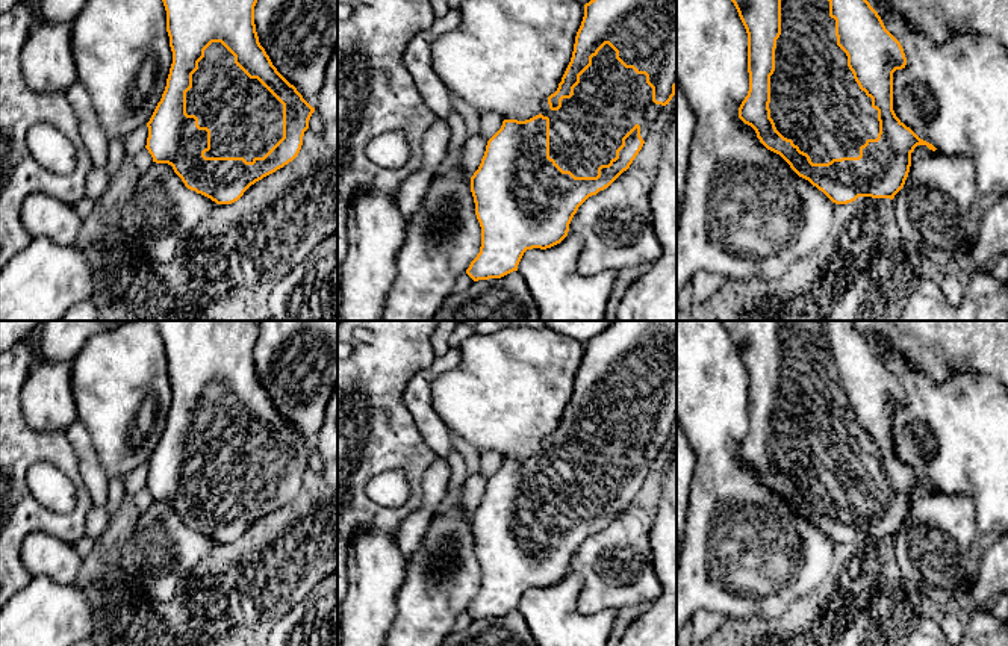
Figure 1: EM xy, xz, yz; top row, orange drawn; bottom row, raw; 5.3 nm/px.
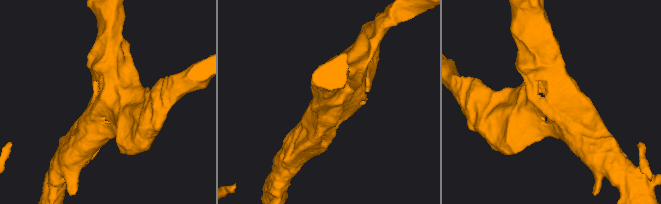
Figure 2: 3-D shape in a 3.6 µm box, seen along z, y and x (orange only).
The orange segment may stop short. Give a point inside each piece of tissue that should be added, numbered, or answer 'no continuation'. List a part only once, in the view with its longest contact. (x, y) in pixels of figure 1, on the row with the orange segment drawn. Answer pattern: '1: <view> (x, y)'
1: yz (815, 100)

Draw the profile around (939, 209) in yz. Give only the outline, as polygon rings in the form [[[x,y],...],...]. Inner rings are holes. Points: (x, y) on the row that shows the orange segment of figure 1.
[[[917,145],[911,153],[911,166],[905,185],[894,195],[891,204],[904,241],[916,244],[923,259],[932,260],[934,271],[949,271],[966,262],[969,251],[978,241],[985,200],[978,191],[975,165],[967,156],[947,156],[938,150],[932,151],[926,145]]]

